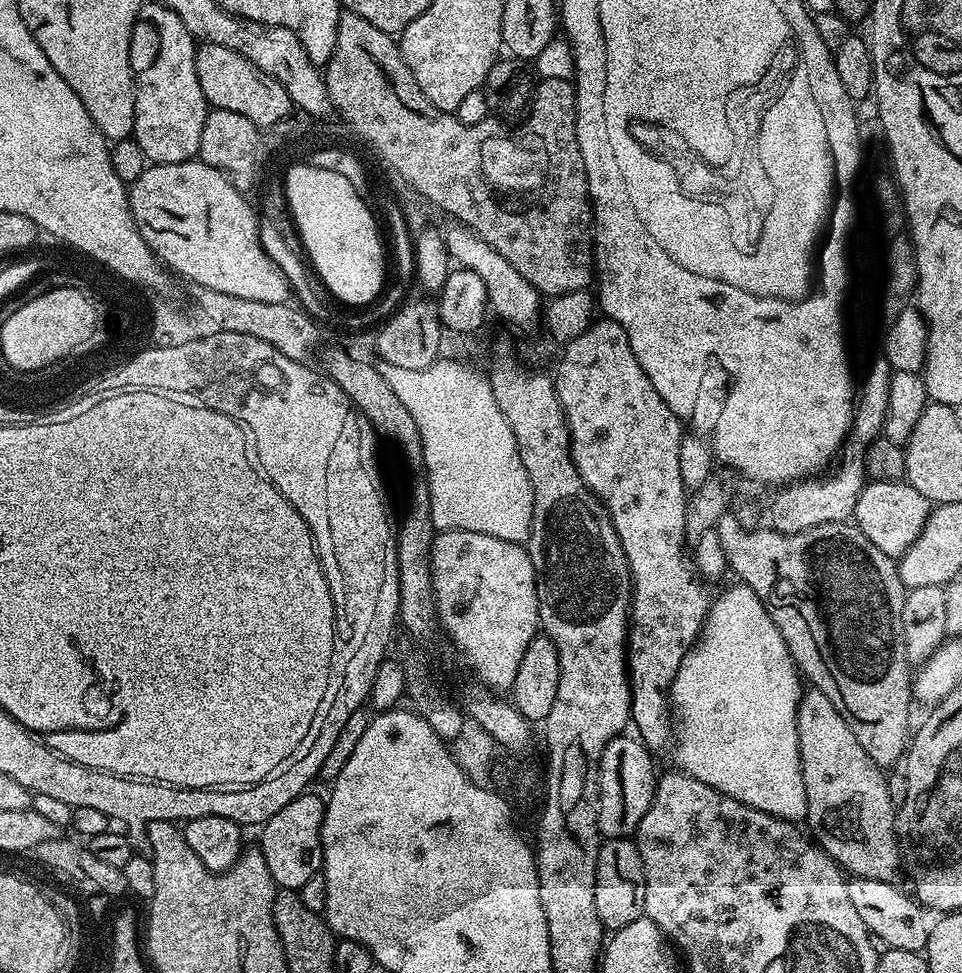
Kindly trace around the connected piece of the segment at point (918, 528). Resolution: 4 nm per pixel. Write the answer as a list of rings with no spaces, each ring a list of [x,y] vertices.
[[[873,480],[865,483],[860,491],[860,497],[856,503],[854,523],[882,554],[893,558],[903,556],[904,551],[922,534],[922,530],[928,524],[930,502],[914,486],[906,482],[895,480],[894,482],[878,482]]]

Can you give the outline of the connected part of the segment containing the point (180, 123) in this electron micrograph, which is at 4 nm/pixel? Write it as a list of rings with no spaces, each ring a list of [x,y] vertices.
[[[158,2],[141,3],[138,18],[130,38],[130,66],[136,82],[136,105],[134,106],[134,130],[132,136],[144,152],[145,161],[153,164],[181,164],[193,159],[200,151],[202,126],[206,122],[210,105],[198,86],[196,73],[197,41],[182,26],[182,18]]]

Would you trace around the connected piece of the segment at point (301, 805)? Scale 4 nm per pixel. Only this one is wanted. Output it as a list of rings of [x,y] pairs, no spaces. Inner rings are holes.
[[[312,790],[294,798],[290,806],[282,806],[274,818],[270,818],[259,829],[258,847],[262,858],[266,858],[266,870],[270,870],[277,889],[298,890],[302,882],[314,878],[324,867],[322,846],[322,822],[325,801],[319,800]]]

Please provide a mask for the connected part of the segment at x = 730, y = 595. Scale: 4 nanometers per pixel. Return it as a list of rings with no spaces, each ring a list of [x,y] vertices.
[[[736,582],[733,585],[733,588],[726,589],[717,600],[715,597],[711,601],[708,617],[704,620],[704,630],[700,633],[700,639],[692,645],[692,649],[688,651],[684,661],[680,663],[680,669],[670,689],[670,707],[674,713],[675,723],[678,725],[674,732],[675,767],[694,778],[698,778],[698,782],[706,782],[706,786],[714,786],[714,790],[718,790],[746,806],[754,806],[766,814],[777,816],[783,820],[800,822],[808,815],[806,786],[802,782],[798,730],[796,729],[796,711],[800,705],[802,695],[802,687],[800,688],[802,677],[796,664],[792,661],[790,650],[784,644],[779,628],[770,618],[765,601],[756,596],[754,590],[750,590],[745,584]]]

